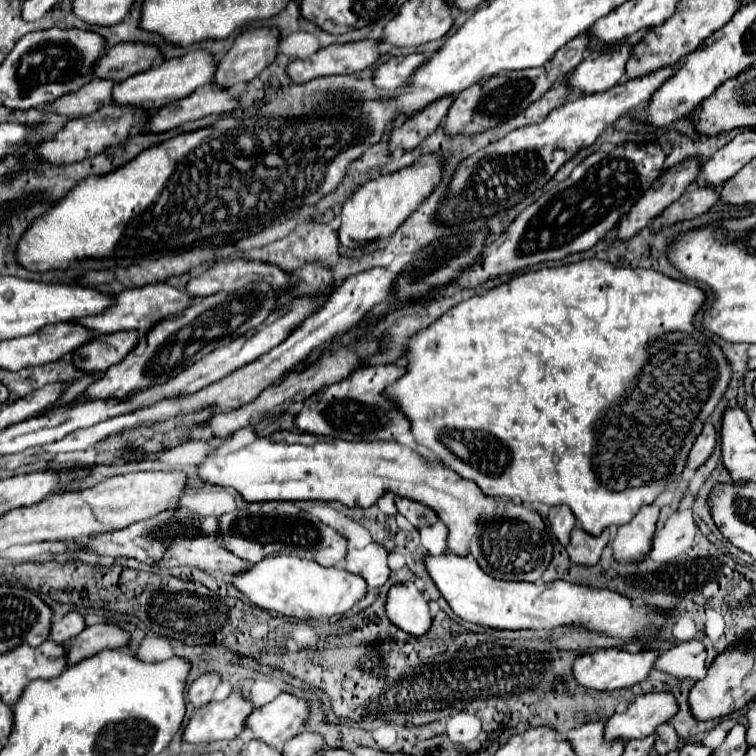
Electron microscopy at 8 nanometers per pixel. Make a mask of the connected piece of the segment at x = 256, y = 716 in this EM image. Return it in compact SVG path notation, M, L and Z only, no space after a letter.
M284 692L270 704L256 708L246 720L246 728L252 730L256 740L262 740L280 750L288 738L296 736L306 726L308 716L308 700Z

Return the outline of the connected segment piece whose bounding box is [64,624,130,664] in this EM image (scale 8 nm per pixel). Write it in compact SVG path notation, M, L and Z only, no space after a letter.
M96 624L84 628L80 636L68 640L68 644L64 646L68 650L68 664L76 664L84 658L94 656L104 648L126 650L128 644L130 644L130 632L126 632L124 628L114 624Z

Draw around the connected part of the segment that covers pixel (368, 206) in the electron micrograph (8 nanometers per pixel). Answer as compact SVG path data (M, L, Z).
M422 154L412 166L406 166L394 174L378 176L360 186L348 202L342 206L342 226L338 230L340 244L346 248L360 248L372 240L392 236L396 228L434 192L442 182L444 158L438 154Z

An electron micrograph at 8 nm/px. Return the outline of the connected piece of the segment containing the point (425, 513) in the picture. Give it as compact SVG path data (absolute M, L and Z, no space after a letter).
M396 498L396 508L398 512L410 522L414 524L416 528L420 526L426 526L426 524L434 524L438 520L436 512L428 506L422 506L418 502L412 502L412 500L404 500L404 498Z

